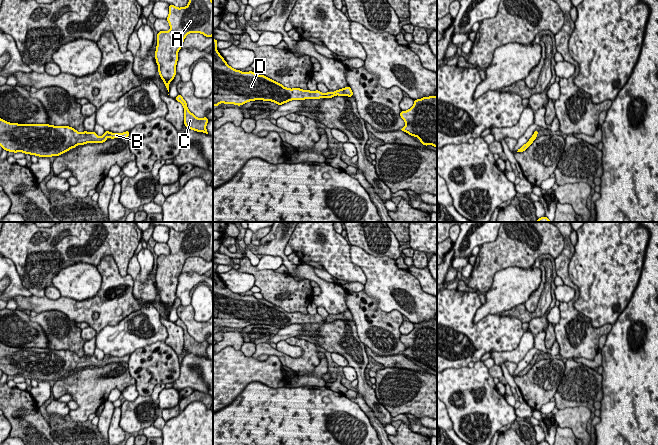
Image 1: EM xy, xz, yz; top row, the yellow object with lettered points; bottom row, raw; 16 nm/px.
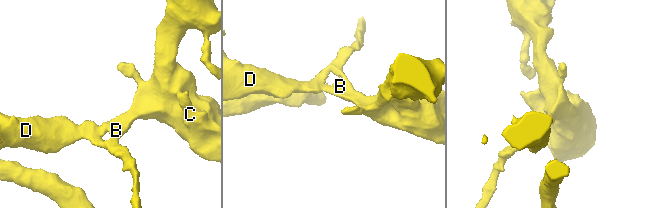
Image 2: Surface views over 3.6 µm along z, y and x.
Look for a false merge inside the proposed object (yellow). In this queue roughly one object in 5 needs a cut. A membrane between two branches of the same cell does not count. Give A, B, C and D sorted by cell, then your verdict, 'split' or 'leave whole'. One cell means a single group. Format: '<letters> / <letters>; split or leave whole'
A B C D; leave whole

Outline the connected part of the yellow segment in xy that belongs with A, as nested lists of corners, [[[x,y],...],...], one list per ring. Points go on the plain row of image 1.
[[[190,222],[188,229],[181,232],[170,228],[167,245],[170,254],[157,258],[155,283],[160,302],[169,316],[169,307],[176,299],[177,277],[185,261],[189,257],[213,260],[213,225],[211,222]]]

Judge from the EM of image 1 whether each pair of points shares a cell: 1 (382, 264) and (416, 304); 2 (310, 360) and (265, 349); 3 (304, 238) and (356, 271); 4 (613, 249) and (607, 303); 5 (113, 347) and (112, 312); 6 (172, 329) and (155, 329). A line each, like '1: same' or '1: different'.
1: same
2: same
3: same
4: same
5: different
6: different

